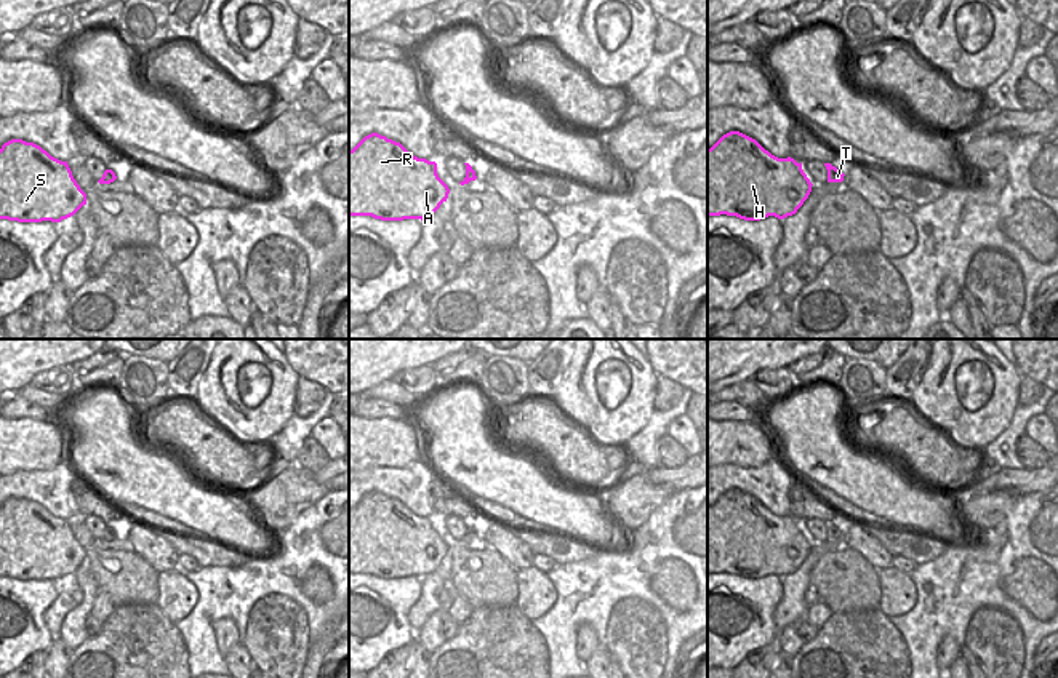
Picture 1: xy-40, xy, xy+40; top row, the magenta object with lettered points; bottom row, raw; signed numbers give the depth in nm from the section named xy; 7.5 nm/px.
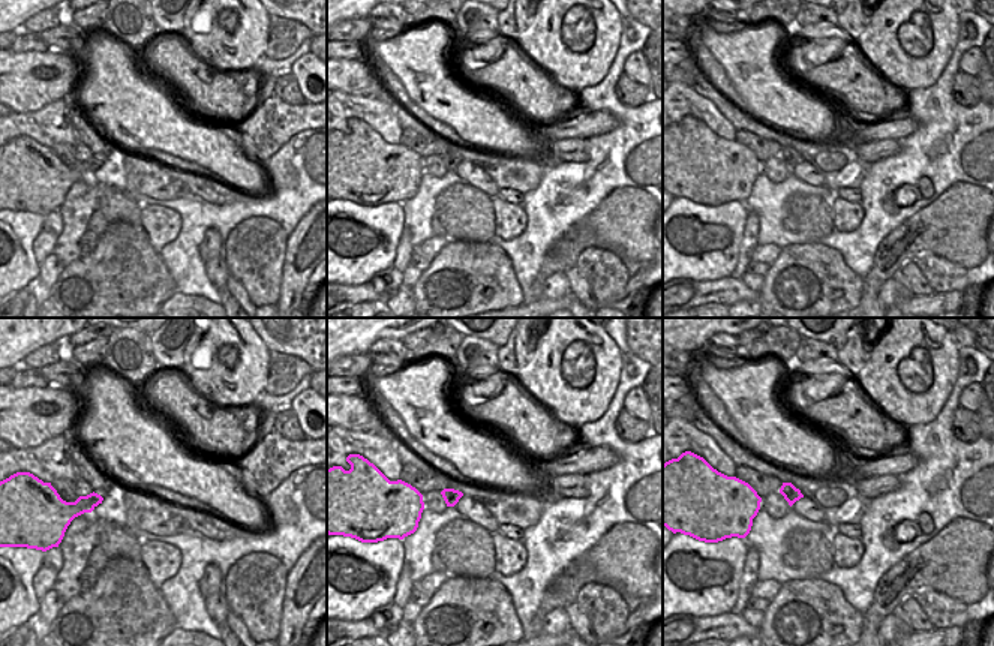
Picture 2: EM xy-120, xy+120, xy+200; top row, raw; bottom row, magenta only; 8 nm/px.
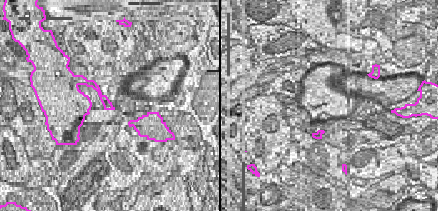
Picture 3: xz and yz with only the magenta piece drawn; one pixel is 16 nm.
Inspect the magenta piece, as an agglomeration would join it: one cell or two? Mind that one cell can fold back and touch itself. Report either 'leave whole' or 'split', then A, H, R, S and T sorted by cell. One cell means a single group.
leave whole; A H R S T

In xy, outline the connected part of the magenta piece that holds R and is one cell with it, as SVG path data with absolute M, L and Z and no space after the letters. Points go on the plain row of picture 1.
M378 491L365 494L349 508L349 574L371 574L381 579L426 577L450 552L437 532L437 521L418 516L400 501Z

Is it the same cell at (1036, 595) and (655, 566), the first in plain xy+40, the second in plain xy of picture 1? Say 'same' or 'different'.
same

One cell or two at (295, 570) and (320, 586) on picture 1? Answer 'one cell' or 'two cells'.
one cell

